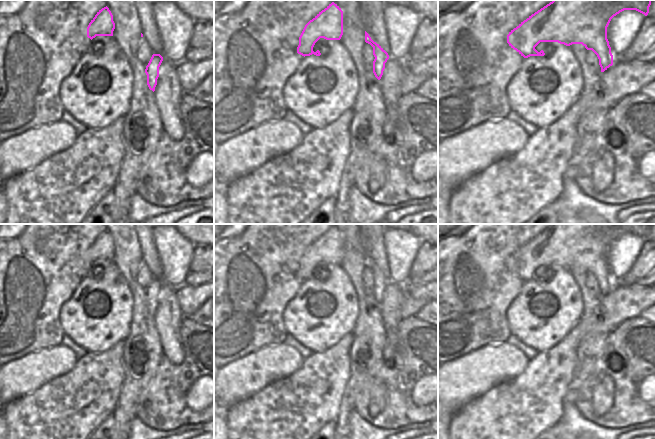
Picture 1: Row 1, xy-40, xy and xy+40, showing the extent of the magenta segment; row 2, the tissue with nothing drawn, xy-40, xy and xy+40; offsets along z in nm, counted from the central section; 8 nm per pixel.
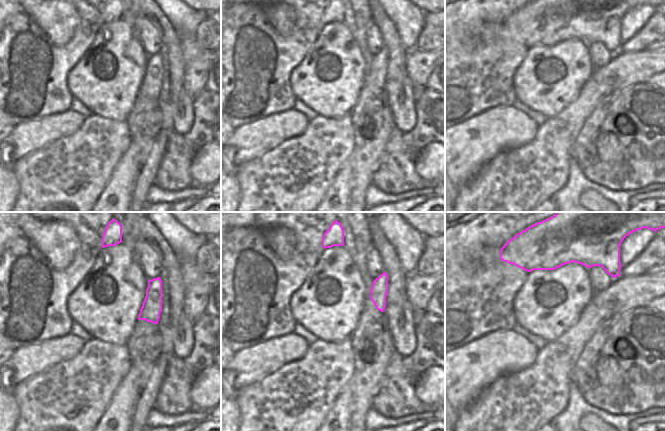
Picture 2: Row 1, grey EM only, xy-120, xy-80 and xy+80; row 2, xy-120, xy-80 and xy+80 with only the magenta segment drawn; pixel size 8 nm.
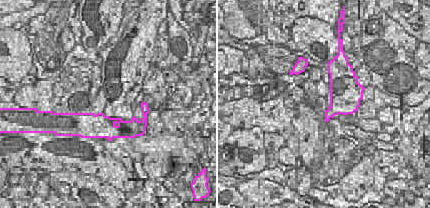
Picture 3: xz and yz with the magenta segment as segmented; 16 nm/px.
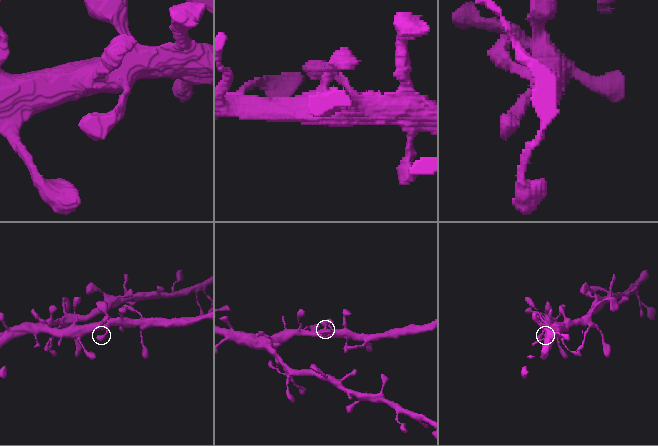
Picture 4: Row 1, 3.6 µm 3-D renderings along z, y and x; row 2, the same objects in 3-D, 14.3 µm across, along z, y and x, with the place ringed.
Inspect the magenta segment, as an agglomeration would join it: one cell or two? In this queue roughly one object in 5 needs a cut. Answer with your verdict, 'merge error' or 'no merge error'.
no merge error

